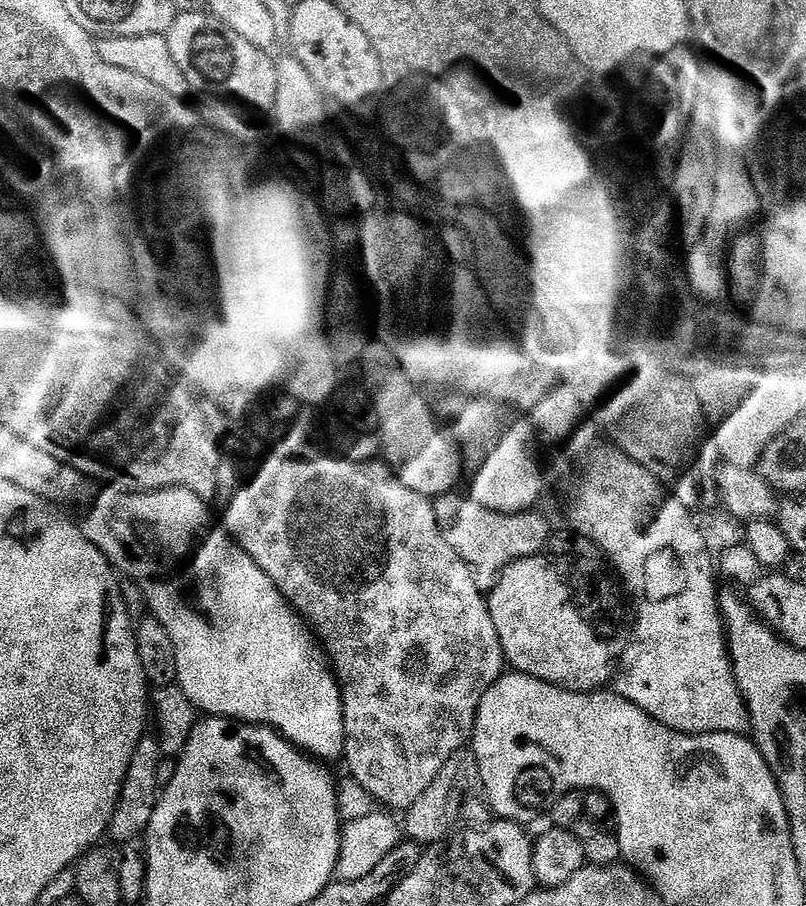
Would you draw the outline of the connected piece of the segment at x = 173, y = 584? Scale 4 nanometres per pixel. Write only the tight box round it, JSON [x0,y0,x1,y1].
[82,486,346,758]

